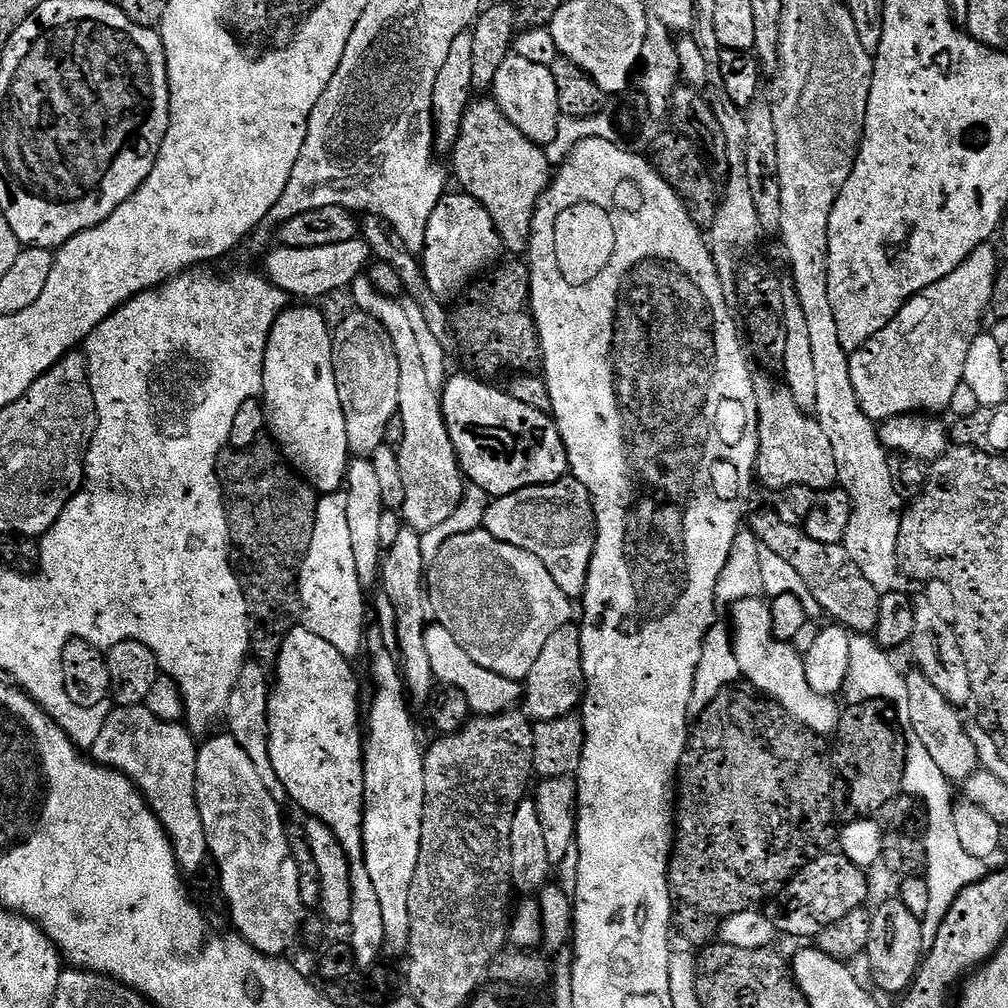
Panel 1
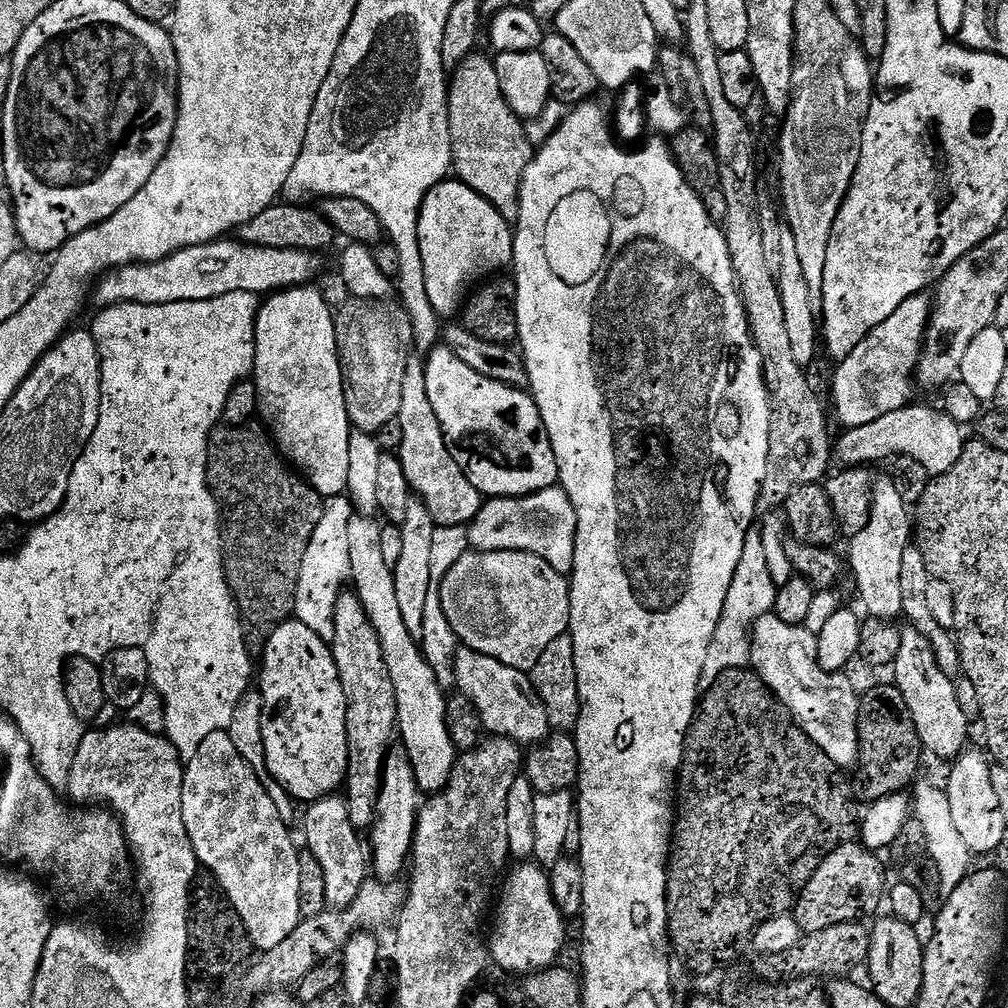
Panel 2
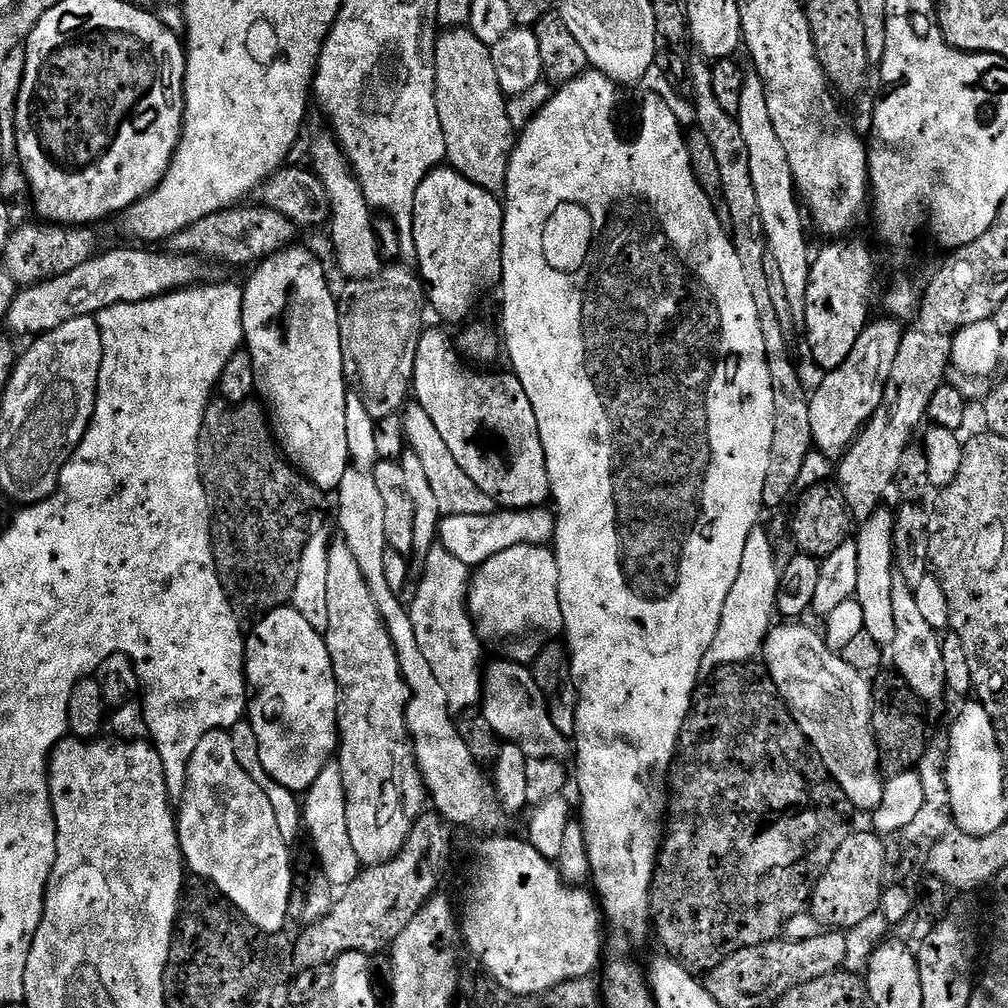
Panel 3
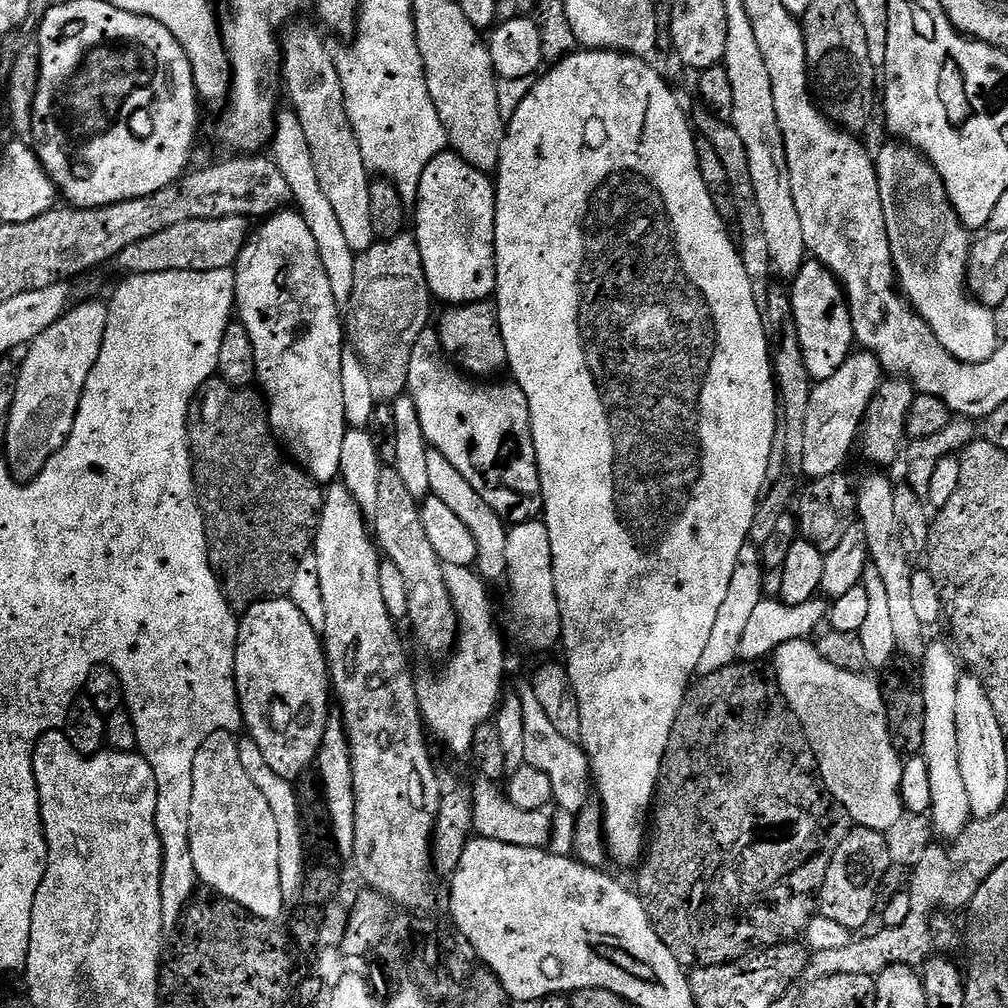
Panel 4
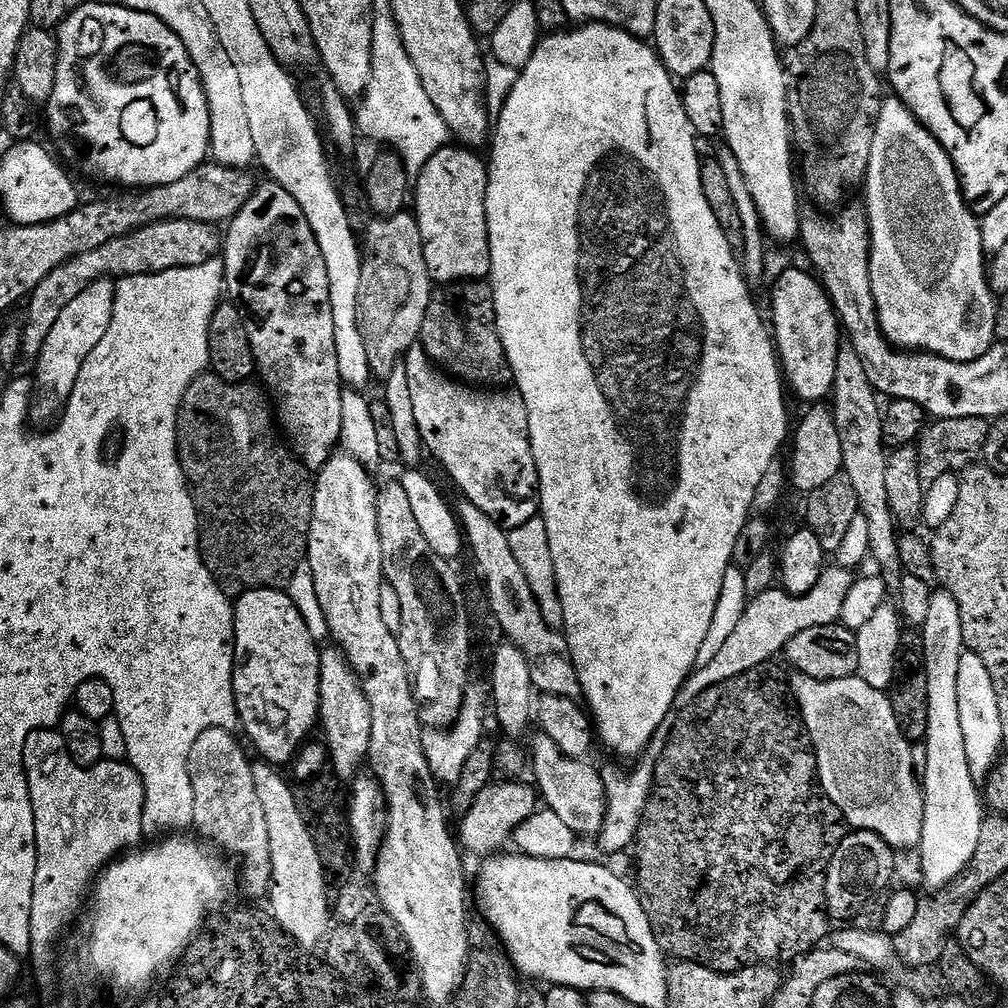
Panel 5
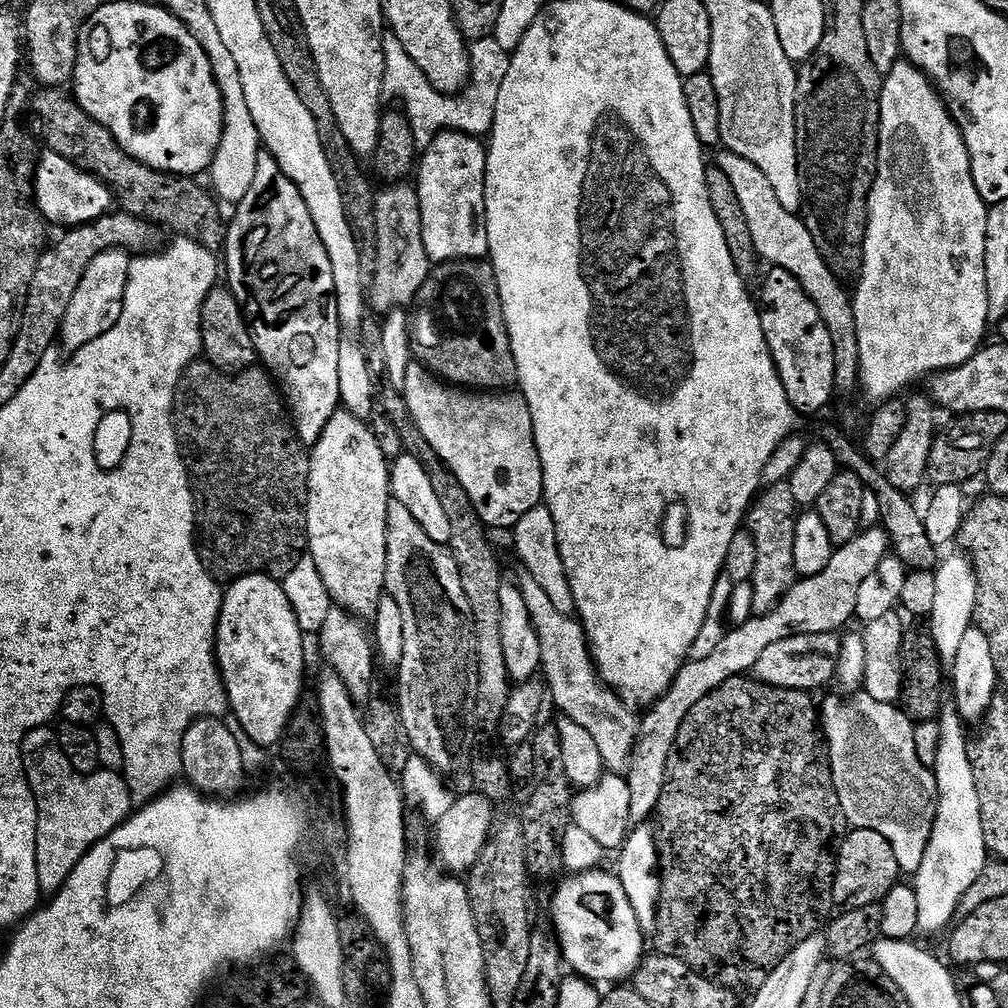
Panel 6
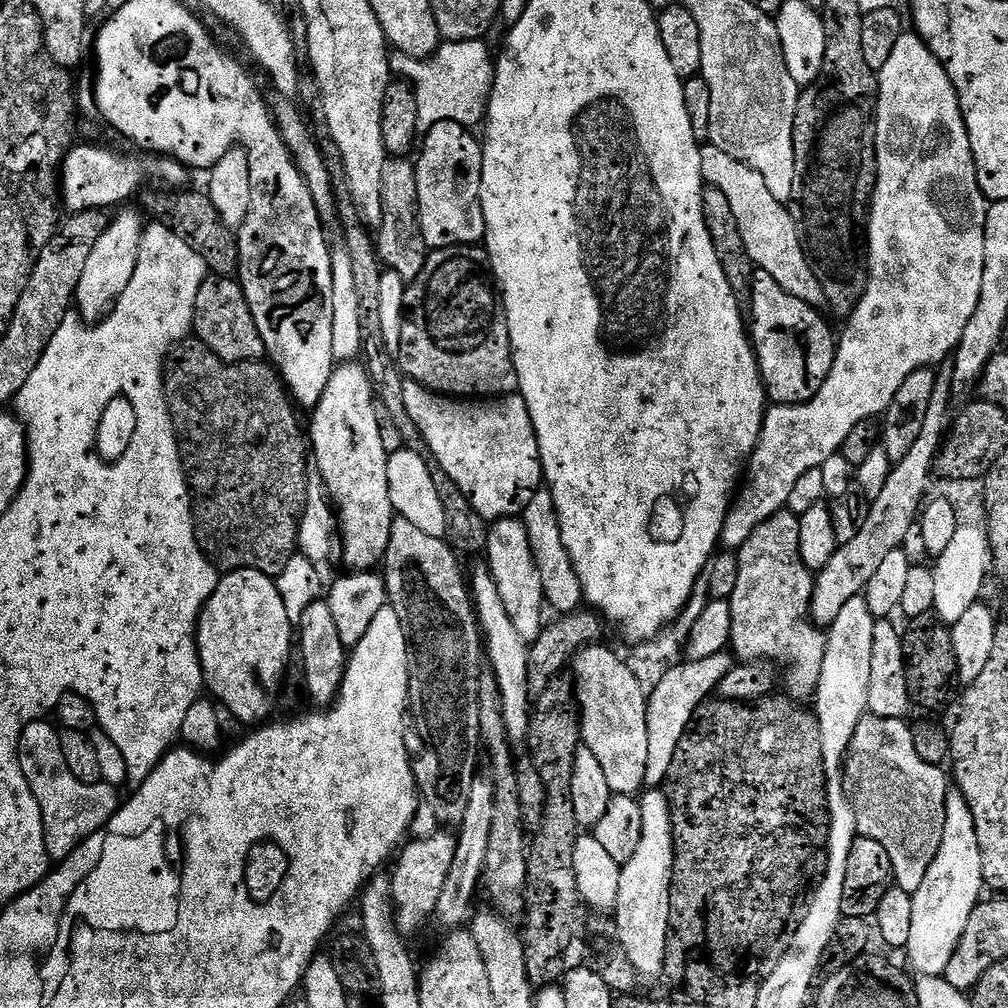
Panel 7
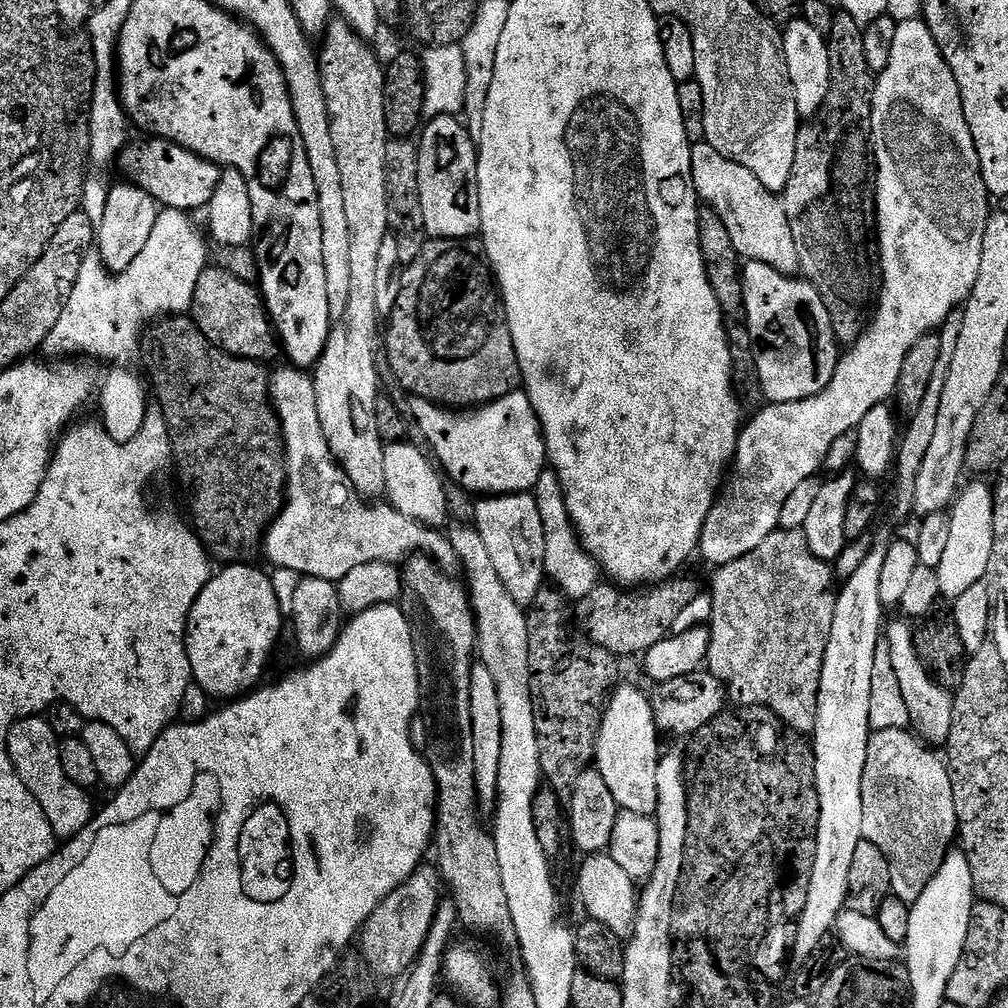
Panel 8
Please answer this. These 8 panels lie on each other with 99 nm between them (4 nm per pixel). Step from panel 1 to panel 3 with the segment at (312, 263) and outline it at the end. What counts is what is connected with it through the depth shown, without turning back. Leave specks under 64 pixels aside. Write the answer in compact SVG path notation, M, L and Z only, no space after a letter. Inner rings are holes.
M132 247L136 248L112 248L109 252L101 251L86 262L82 262L82 266L74 266L74 270L70 270L70 274L62 274L53 280L44 280L41 284L33 284L17 291L14 302L8 311L6 327L20 336L35 338L62 326L62 322L70 322L70 318L97 317L102 310L106 310L110 306L133 304L143 300L152 300L156 296L167 296L170 292L180 292L209 279L209 265L198 256L181 256L168 250L165 252L143 252L140 249L143 247Z

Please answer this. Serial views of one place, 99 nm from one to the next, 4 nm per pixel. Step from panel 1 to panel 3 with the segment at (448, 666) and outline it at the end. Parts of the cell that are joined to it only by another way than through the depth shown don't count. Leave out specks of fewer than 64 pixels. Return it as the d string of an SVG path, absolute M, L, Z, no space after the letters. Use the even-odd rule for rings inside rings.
M499 658L487 665L483 673L482 711L486 722L494 726L501 741L517 744L529 760L550 758L561 762L570 756L569 737L563 736L554 726L554 718L548 713L548 703L532 676L531 667L518 664L515 660Z

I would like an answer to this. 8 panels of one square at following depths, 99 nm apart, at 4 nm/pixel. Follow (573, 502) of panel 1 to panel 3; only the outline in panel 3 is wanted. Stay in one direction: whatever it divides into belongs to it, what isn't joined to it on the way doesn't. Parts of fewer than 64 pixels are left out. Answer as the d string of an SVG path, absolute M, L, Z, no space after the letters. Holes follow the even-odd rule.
M541 506L538 508L497 510L485 516L478 514L445 516L440 521L438 542L454 554L459 561L469 566L479 566L485 564L490 558L494 558L494 554L502 554L502 550L510 550L510 546L551 545L555 534L555 515L547 507Z

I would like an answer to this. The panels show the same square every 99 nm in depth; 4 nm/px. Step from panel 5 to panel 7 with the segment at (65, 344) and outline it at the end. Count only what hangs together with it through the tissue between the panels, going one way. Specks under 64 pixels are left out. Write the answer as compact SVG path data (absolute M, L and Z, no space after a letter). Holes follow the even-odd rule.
M132 206L117 211L113 215L117 216L113 220L111 217L110 223L105 227L102 238L94 242L94 250L90 250L90 259L82 269L82 278L78 278L74 297L75 307L80 307L78 315L85 322L103 320L115 308L126 286L130 286L130 278L134 278L134 270L138 266L138 250L142 246L146 227L145 217L137 212Z

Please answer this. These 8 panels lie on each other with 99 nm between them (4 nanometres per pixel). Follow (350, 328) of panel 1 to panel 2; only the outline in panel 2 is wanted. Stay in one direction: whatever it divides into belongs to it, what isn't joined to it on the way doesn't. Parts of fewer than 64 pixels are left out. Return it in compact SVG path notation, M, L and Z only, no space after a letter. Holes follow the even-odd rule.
M355 298L345 299L345 304L338 308L335 313L336 318L336 349L340 355L340 372L344 376L344 397L346 398L346 410L348 419L351 420L353 429L358 432L370 432L375 434L382 430L382 426L391 420L397 419L402 406L402 378L406 378L406 366L410 359L410 345L413 343L411 320L408 317L407 310L399 303L386 300L358 300Z

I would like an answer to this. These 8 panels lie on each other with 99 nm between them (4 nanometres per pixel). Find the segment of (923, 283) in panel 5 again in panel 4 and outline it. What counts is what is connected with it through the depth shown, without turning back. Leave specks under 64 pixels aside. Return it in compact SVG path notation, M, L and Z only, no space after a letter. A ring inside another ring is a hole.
M903 142L892 143L896 144L886 145L880 153L877 151L874 159L898 287L914 311L932 327L938 342L942 342L954 358L967 364L982 362L996 352L998 341L993 309L973 298L968 291L968 254L973 245L973 241L968 240L969 229L965 228L960 215L954 210L944 180L928 157Z

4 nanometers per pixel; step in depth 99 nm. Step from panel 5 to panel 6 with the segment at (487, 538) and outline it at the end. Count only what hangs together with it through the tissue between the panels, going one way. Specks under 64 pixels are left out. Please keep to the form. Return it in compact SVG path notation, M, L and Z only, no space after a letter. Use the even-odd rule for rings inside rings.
M524 574L521 577L518 591L534 626L534 634L538 634L538 642L542 648L540 672L547 685L551 703L556 703L560 716L578 722L578 726L582 726L590 734L590 738L594 738L598 754L602 754L602 762L609 773L627 773L640 730L637 713L601 680L579 619L558 614L554 602L550 602L550 598L543 593L542 586L538 586L532 576Z

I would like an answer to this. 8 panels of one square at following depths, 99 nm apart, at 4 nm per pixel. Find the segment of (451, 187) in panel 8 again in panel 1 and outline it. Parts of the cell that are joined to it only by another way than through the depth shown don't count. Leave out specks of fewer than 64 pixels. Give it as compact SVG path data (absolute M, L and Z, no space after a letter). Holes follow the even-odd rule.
M444 195L438 206L433 207L434 214L430 214L430 222L426 224L422 263L426 282L441 302L455 301L477 277L487 273L501 259L500 235L490 214L486 214L484 207L472 196L459 195Z

